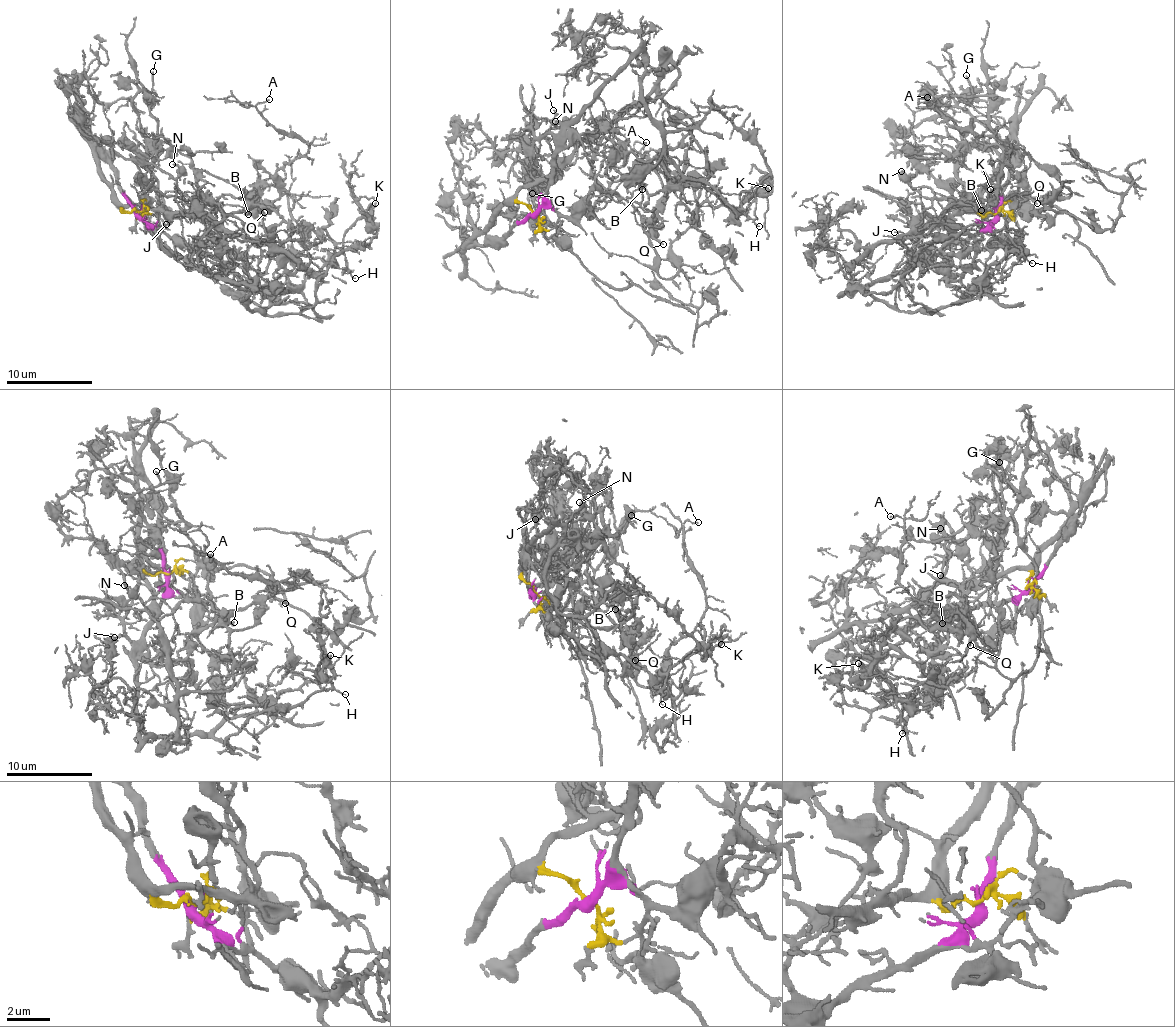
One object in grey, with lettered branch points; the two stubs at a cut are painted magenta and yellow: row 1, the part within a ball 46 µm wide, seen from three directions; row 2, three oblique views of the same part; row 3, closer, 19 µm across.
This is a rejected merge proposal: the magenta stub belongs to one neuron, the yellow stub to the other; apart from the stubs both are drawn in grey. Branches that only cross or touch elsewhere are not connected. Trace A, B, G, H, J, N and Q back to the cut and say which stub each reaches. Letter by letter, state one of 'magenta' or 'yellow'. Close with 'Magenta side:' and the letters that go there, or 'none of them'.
A: magenta
B: yellow
G: yellow
H: yellow
J: magenta
N: yellow
Q: yellow
Magenta side: A, J

